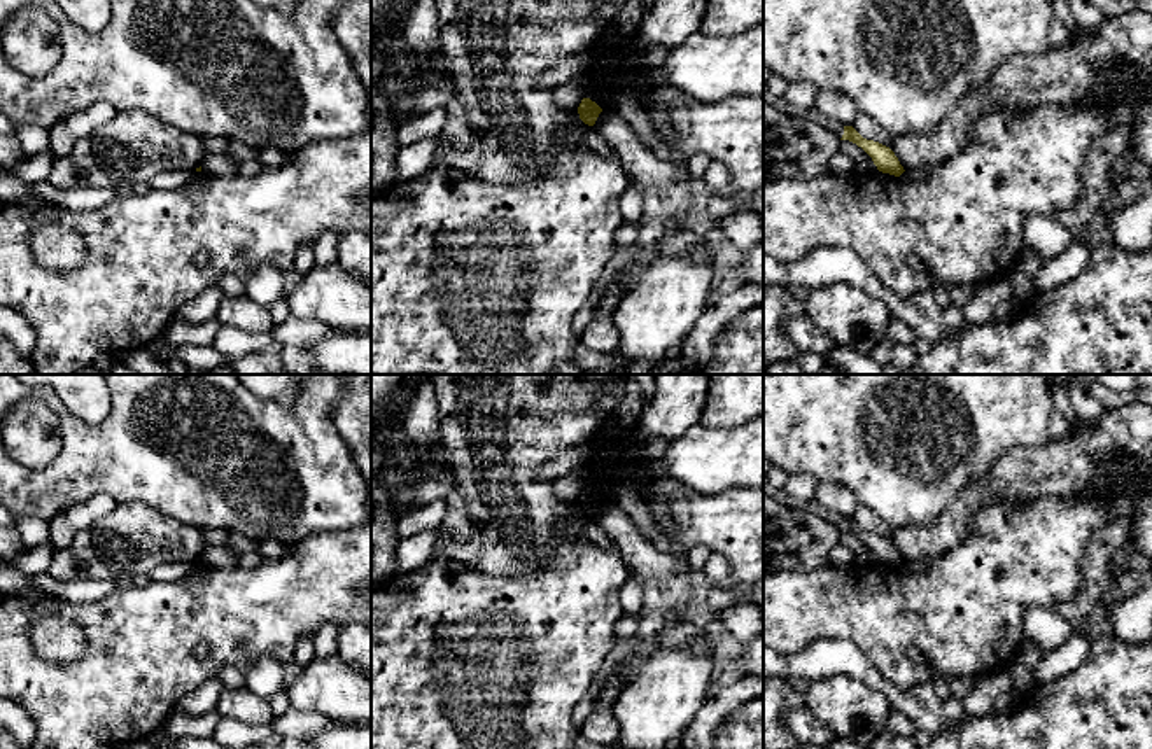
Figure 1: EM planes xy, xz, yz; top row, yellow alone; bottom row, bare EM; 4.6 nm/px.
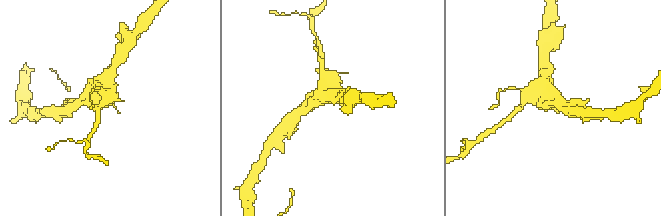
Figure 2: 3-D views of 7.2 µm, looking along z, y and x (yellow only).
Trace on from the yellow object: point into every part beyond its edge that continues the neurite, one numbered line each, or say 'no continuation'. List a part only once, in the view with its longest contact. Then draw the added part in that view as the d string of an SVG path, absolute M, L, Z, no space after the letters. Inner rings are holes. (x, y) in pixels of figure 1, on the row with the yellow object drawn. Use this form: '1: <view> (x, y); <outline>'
no continuation

